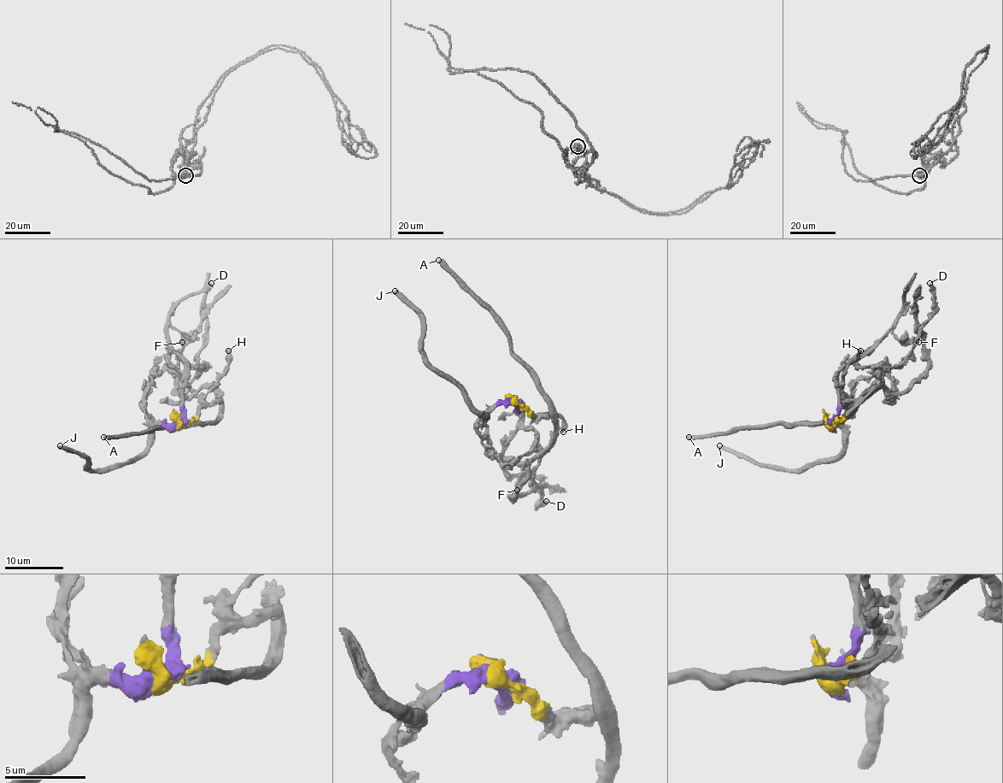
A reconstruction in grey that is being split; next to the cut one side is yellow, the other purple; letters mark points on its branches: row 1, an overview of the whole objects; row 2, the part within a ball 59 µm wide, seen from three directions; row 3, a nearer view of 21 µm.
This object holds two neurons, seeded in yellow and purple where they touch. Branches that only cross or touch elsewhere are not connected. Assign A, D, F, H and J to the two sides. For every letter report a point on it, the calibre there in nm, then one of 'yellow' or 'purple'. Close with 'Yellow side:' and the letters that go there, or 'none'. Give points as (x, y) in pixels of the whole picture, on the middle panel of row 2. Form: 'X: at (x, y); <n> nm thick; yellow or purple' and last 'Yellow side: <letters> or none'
A: at (438, 260); 550 nm thick; yellow
D: at (546, 501); 440 nm thick; purple
F: at (517, 490); 480 nm thick; purple
H: at (563, 432); 300 nm thick; yellow
J: at (395, 291); 550 nm thick; purple
Yellow side: A, H

